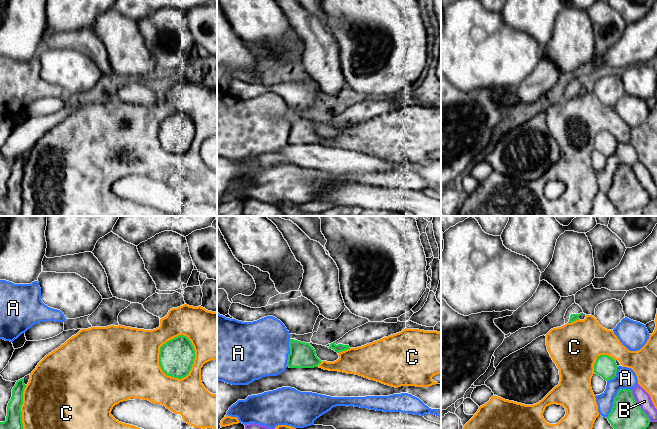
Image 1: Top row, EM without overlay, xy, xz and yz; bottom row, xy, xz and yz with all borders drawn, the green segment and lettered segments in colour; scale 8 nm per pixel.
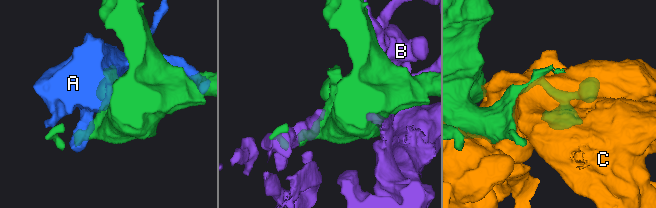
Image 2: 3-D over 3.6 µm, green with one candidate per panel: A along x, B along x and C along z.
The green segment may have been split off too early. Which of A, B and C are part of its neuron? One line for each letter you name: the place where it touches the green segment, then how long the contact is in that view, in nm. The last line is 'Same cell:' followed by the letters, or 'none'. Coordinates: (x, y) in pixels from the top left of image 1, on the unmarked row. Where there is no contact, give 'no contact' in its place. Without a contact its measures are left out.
Same cell: none

